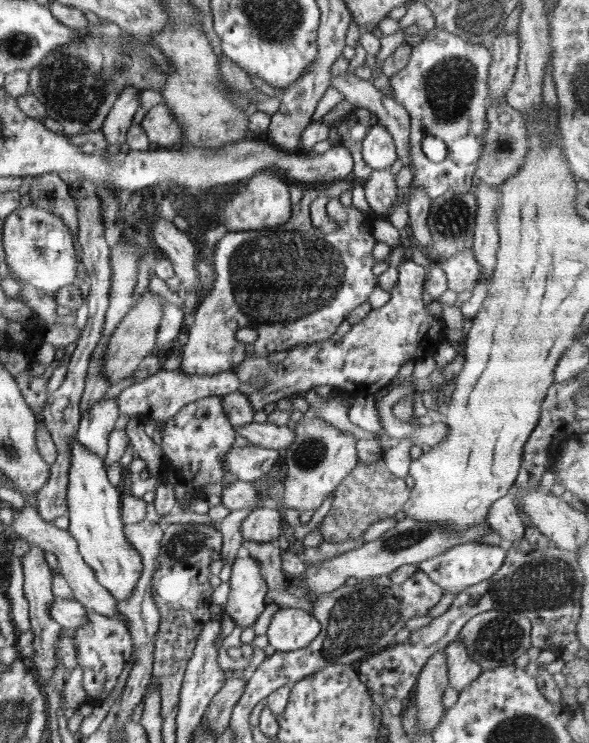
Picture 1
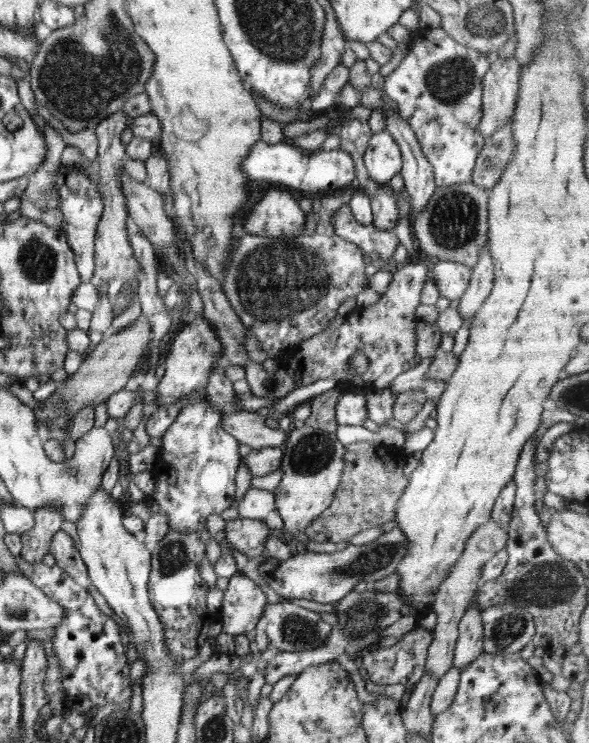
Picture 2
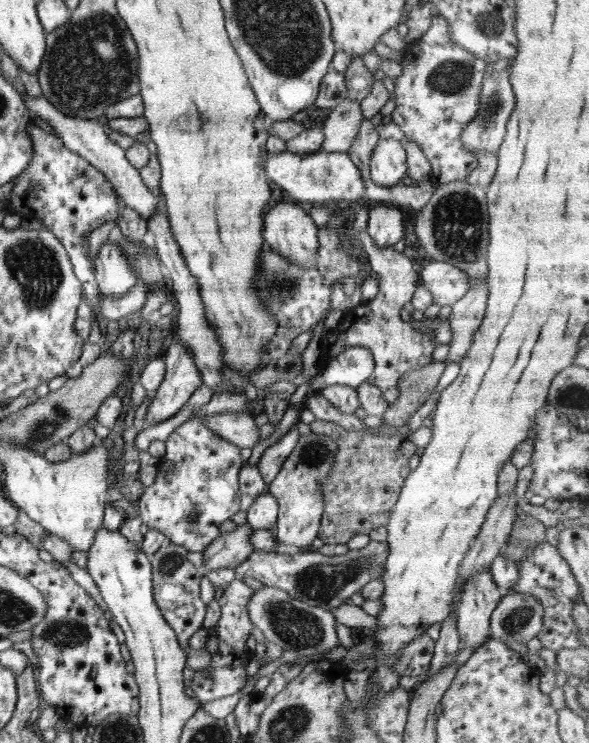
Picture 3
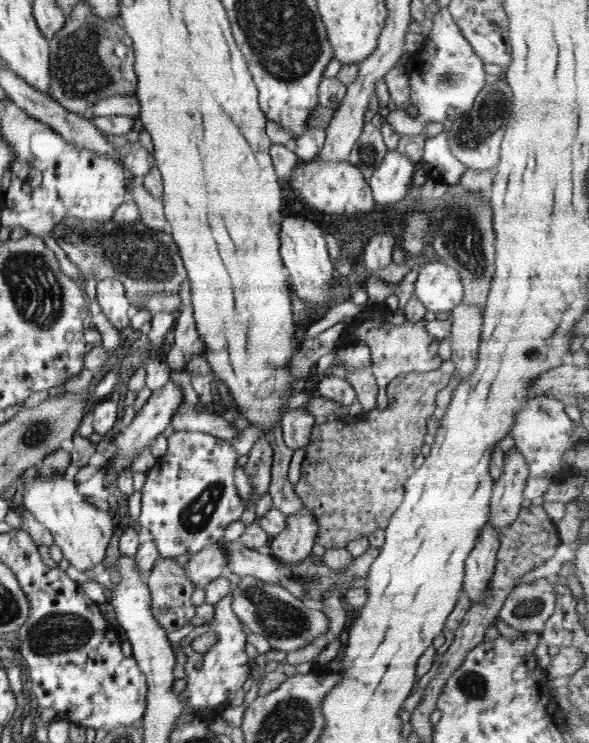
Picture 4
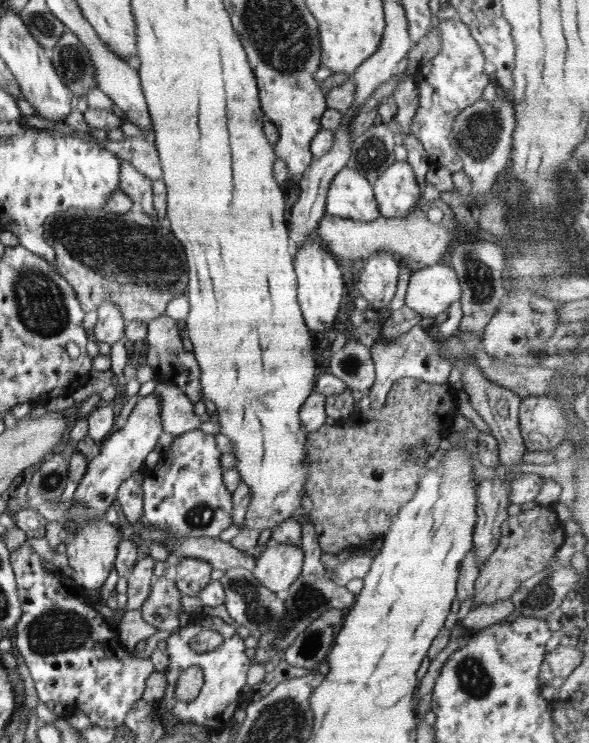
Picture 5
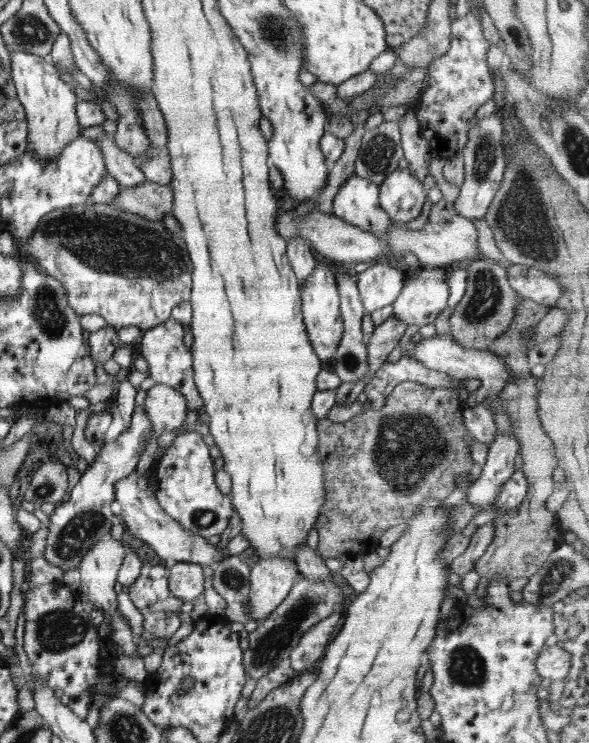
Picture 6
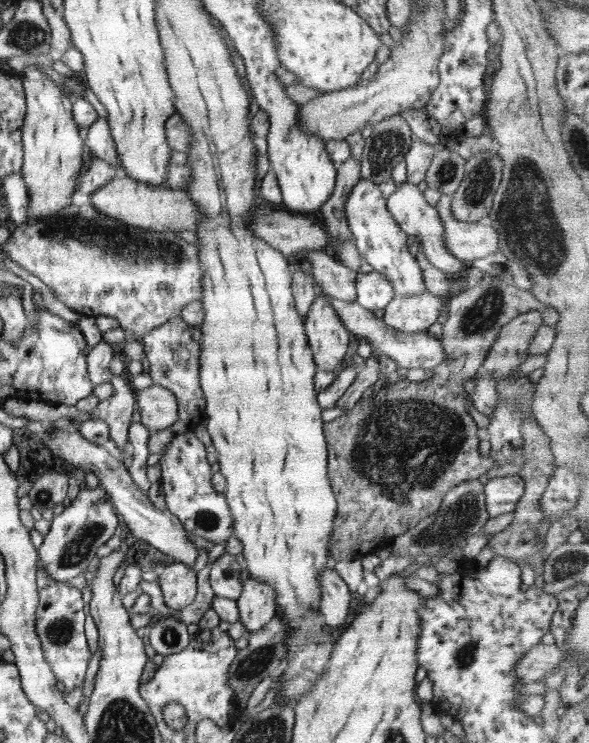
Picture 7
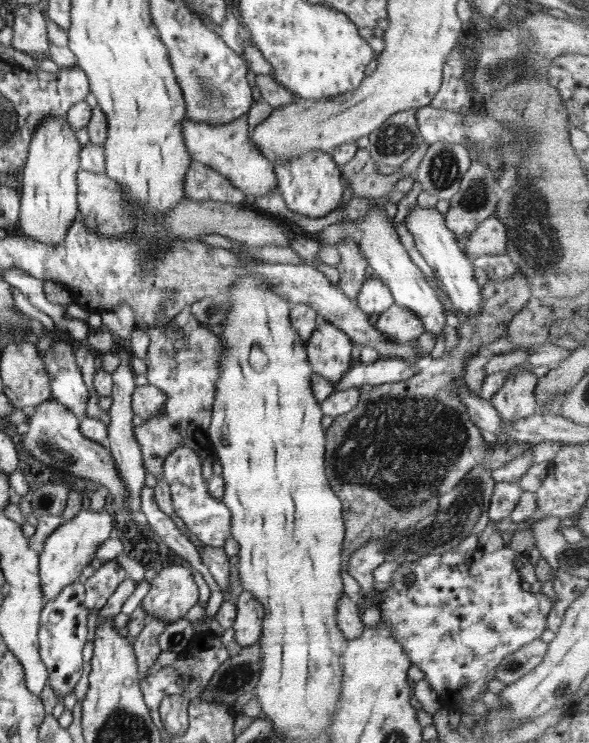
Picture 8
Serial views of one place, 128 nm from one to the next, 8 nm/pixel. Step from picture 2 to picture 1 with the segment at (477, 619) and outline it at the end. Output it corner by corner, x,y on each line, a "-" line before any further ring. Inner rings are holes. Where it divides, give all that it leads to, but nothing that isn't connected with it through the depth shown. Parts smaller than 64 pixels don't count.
461,638
448,643
445,653
449,685
460,693
482,672
482,667
471,658

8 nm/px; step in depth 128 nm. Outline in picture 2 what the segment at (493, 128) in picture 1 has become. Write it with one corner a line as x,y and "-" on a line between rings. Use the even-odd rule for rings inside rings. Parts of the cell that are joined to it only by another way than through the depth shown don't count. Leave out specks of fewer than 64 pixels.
512,118
494,134
484,138
483,147
476,159
471,180
486,190
494,188
506,165
513,158
515,140
512,134
511,121

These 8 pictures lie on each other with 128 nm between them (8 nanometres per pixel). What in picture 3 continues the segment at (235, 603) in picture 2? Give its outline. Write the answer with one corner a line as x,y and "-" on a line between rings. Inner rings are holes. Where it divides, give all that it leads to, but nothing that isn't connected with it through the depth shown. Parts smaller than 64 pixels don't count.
236,578
226,587
222,596
216,601
221,609
221,617
216,626
208,630
205,644
205,649
212,656
212,664
205,670
208,671
208,674
212,674
212,677
204,677
200,674
201,670
198,670
192,679
191,687
200,705
242,691
245,686
248,677
245,666
251,658
250,652
246,650
246,640
250,636
250,630
255,628
250,620
247,606
254,593
254,589
246,585
240,578

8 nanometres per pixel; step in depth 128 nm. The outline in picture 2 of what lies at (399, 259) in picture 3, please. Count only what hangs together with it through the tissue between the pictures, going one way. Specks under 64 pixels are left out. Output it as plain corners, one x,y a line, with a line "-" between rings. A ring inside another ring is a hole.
344,203
334,213
332,223
334,223
336,235
354,245
361,246
365,254
375,252
380,258
391,259
396,251
397,234
388,230
378,230
374,225
358,224
349,203
-
424,258
412,259
412,264
396,268
388,291
381,295
373,306
357,308
346,316
339,328
327,329
316,336
303,340
292,349
280,363
290,378
294,388
312,384
318,380
352,379
350,356
361,352
368,356
368,368
362,381
368,390
390,389
392,382
402,372
416,368
420,364
417,349
416,308
420,306
423,284
430,277
431,263

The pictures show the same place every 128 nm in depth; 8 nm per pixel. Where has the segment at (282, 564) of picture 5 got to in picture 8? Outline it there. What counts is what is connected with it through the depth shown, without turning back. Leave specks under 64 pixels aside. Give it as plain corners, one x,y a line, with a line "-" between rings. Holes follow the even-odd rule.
246,591
236,599
236,606
237,615
232,626
235,630
234,639
245,649
261,637
265,608
252,593

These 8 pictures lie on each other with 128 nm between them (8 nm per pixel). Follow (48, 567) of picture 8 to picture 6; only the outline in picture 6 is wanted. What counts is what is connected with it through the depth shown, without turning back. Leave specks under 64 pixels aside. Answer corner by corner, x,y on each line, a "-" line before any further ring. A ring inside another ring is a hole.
138,404
131,414
129,429
122,431
115,442
105,443
92,464
81,473
80,480
71,488
70,499
59,503
50,516
49,533
43,557
64,572
76,569
82,557
105,534
111,532
114,514
110,506
115,500
116,481
126,478
136,470
140,456
146,448
154,431
150,419
146,416
142,404

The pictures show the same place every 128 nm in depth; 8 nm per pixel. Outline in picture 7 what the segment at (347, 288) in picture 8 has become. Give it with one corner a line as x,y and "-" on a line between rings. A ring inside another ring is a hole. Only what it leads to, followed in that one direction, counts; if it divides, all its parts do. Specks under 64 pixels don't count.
350,155
340,166
333,193
326,202
322,203
320,212
326,221
326,230
334,238
337,260
352,272
360,272
360,254
348,227
348,220
344,212
344,203
351,188
361,179
361,164

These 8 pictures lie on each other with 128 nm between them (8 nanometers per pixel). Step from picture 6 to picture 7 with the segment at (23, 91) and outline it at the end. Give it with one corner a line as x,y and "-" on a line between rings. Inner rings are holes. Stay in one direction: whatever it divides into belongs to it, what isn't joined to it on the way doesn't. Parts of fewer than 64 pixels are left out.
26,66
20,73
25,87
27,106
23,124
23,181
30,195
29,219
26,226
36,224
38,219
60,213
70,205
76,191
76,179
81,167
81,154
85,148
80,138
80,127
73,117
73,102
70,97
38,67

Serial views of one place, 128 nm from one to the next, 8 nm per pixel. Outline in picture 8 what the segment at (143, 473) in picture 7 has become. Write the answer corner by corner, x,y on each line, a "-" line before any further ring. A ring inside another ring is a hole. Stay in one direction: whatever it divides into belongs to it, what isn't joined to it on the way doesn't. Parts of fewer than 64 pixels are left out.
144,483
140,491
140,498
142,502
141,512
146,515
146,522
148,522
151,530
157,536
160,536
176,554
203,575
211,591
207,607
205,608
205,614
209,619
208,621
212,621
215,619
216,613
218,613
221,604
225,600
224,593
219,584
214,580
212,574
208,572
208,567
202,562
196,546
186,536
182,535
172,519
158,508
153,488

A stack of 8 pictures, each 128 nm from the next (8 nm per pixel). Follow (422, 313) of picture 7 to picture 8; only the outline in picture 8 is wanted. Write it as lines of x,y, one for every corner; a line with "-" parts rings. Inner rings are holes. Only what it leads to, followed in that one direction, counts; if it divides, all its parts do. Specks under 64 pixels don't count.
394,304
380,315
375,325
387,339
392,339
395,343
416,341
425,331
422,319
412,310
398,304

